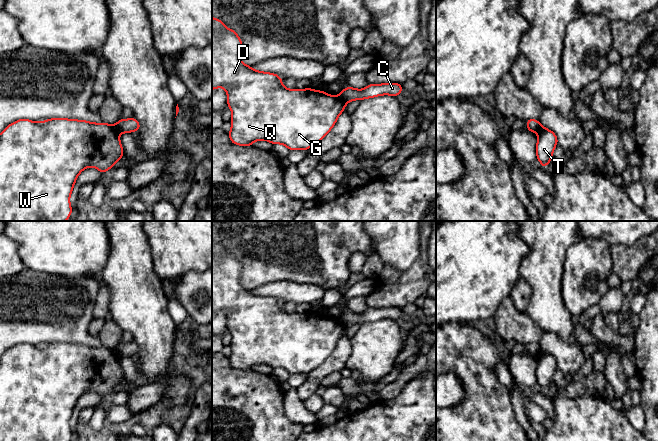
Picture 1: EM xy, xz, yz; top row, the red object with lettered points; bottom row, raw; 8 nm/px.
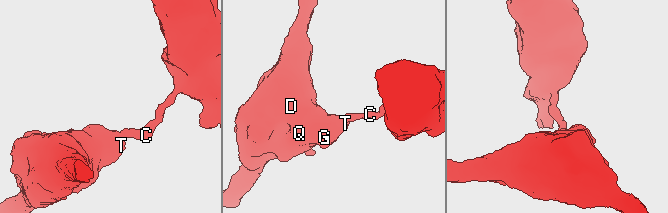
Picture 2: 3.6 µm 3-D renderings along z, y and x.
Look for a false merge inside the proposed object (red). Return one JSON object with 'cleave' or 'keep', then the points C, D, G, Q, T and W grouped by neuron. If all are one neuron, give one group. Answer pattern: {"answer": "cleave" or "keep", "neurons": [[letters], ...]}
{"answer": "cleave", "neurons": [["C"], ["D", "G", "Q", "T", "W"]]}

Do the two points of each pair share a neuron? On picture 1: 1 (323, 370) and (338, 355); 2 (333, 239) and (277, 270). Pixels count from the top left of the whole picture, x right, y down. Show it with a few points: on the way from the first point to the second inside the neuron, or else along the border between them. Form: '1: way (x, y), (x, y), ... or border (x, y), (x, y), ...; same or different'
1: way (327, 367), (335, 359); same
2: way (319, 239), (291, 257); same

